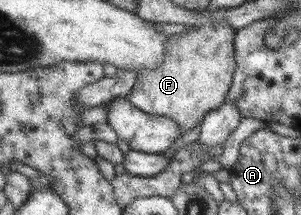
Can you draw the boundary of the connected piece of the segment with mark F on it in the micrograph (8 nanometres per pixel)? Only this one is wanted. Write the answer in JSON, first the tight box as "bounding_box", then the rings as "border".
{"bounding_box":[124,21,236,134],"border":[[[205,21],[202,25],[196,27],[187,27],[182,33],[170,36],[164,42],[164,55],[162,63],[159,63],[154,69],[141,69],[136,72],[136,81],[133,83],[133,86],[129,89],[129,92],[124,96],[124,99],[127,102],[130,102],[134,107],[138,107],[139,110],[142,110],[144,113],[150,115],[165,115],[167,118],[173,119],[182,130],[182,134],[186,130],[189,130],[196,124],[202,121],[202,118],[206,116],[210,110],[217,108],[226,100],[226,94],[230,90],[230,86],[233,81],[233,72],[236,68],[236,60],[234,54],[234,28],[225,21]]]}

